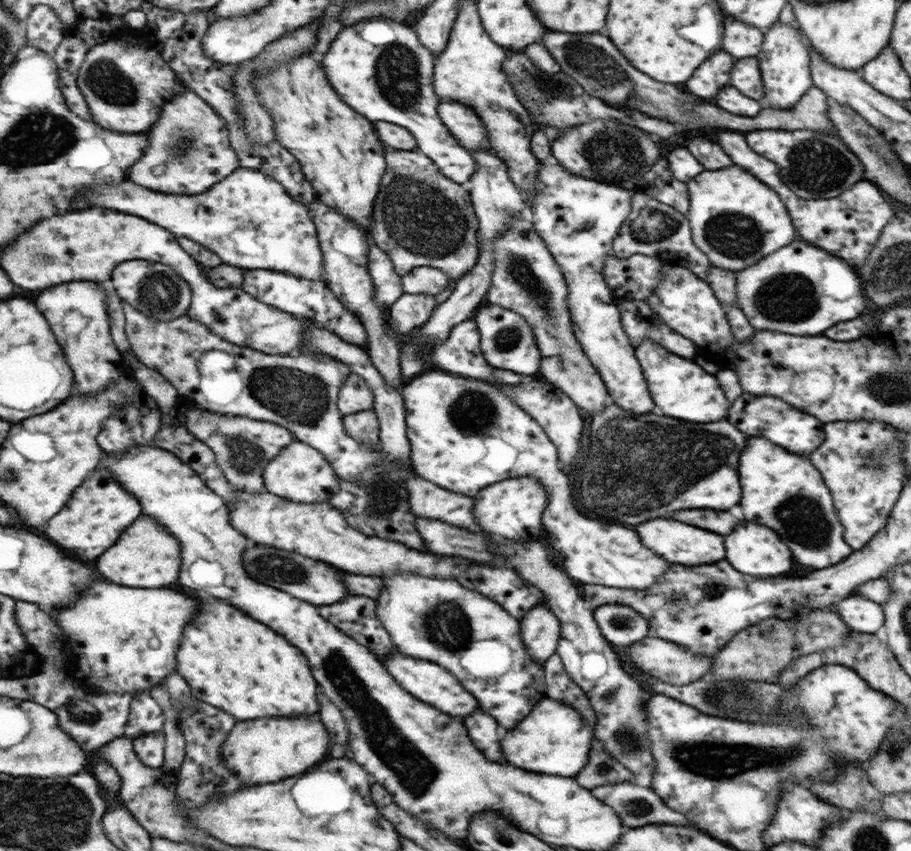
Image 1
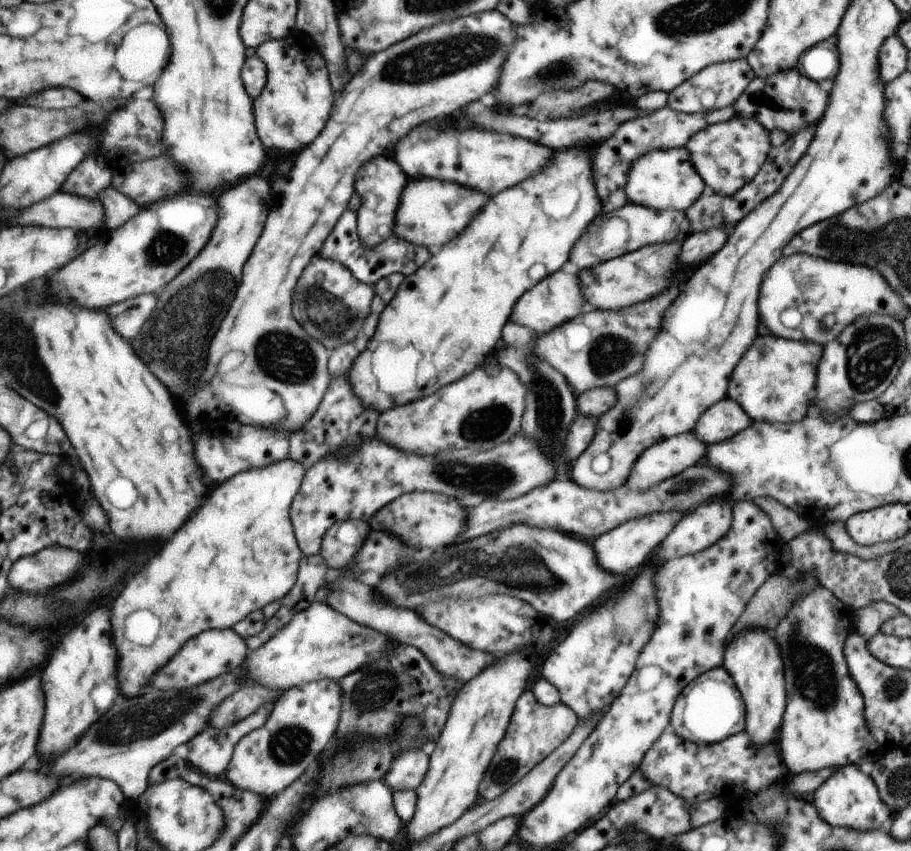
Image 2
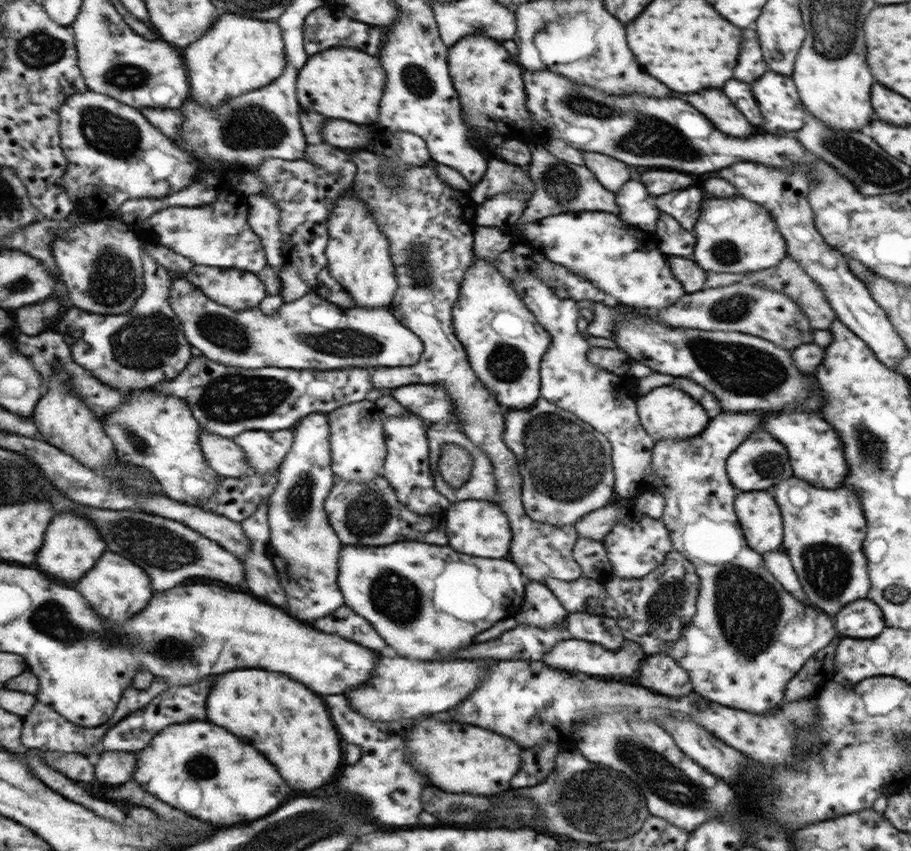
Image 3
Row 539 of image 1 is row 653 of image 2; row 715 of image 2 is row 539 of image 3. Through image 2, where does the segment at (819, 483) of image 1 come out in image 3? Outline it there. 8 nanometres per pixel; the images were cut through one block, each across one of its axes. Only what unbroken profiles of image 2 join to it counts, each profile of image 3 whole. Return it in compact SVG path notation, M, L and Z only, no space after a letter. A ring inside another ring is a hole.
M793 476L769 488L782 518L781 549L790 560L803 588L807 605L832 617L843 605L865 599L870 583L862 542L866 517L855 488L817 488Z

